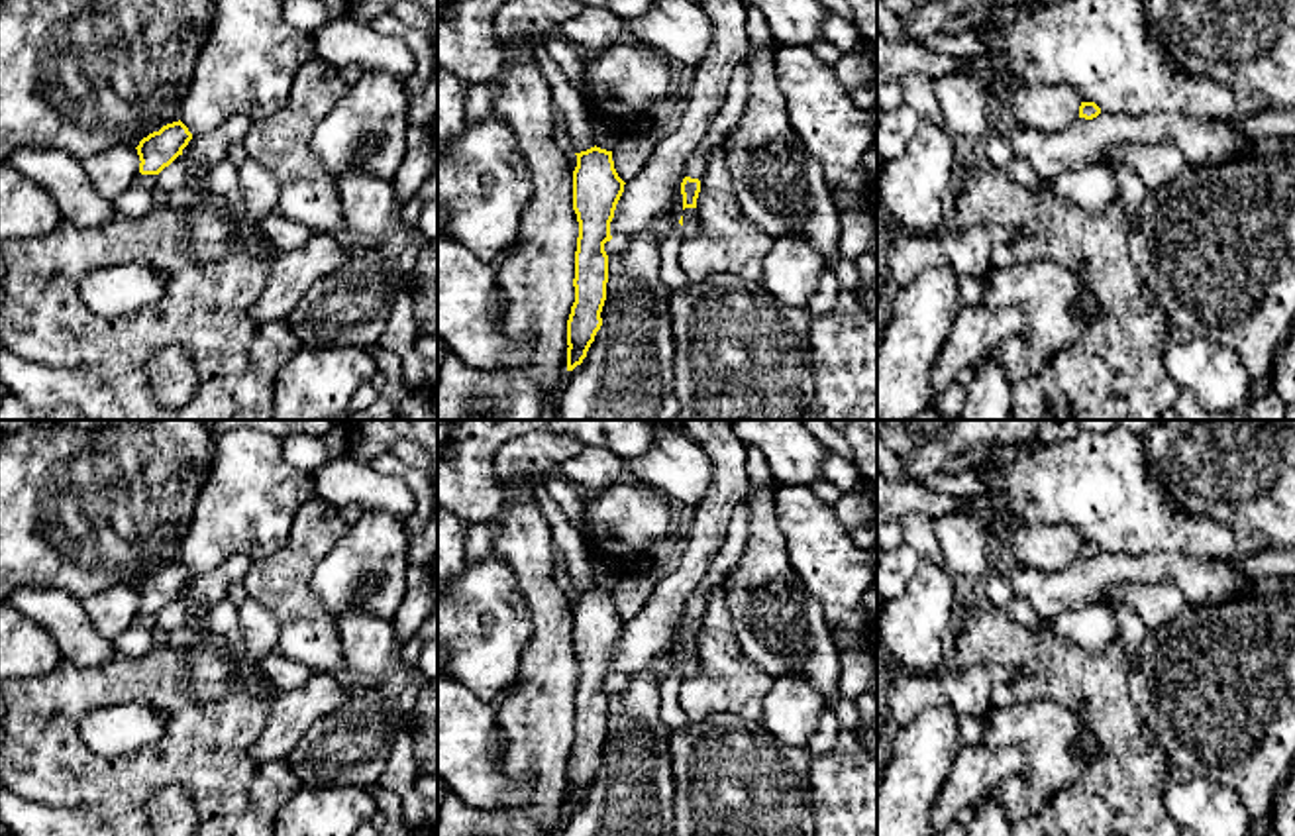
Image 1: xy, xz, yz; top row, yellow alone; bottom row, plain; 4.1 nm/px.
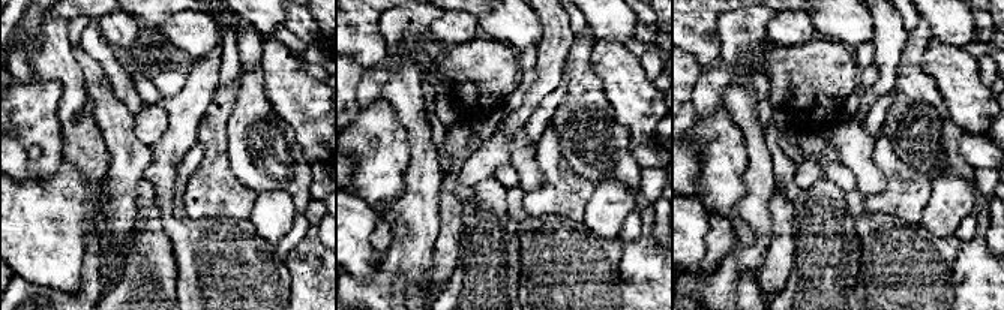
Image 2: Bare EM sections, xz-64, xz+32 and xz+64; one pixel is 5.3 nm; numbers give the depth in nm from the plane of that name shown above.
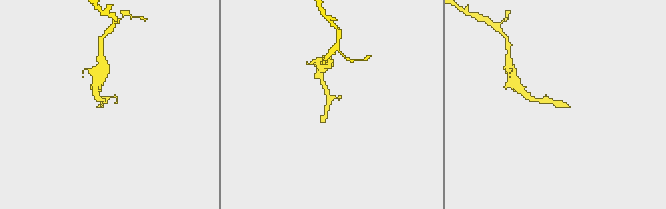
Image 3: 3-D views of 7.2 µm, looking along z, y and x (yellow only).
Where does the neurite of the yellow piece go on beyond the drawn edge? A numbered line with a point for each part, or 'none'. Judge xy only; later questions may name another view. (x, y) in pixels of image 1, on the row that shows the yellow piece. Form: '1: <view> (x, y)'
none

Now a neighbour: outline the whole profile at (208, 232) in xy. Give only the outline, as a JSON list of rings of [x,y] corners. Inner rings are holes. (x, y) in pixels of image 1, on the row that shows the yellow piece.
[[[212,192],[182,208],[190,220],[190,239],[204,261],[216,261],[230,249],[230,235],[224,218],[206,204]]]

